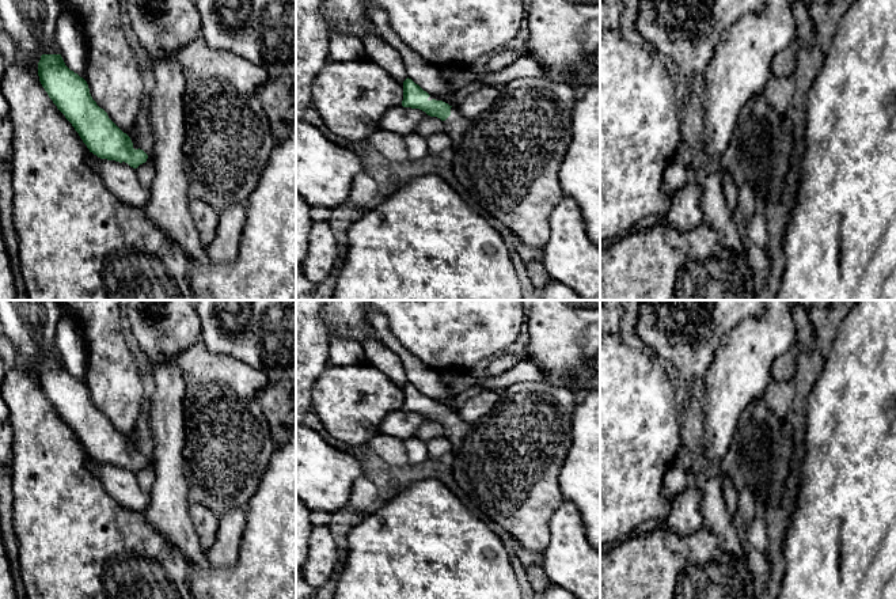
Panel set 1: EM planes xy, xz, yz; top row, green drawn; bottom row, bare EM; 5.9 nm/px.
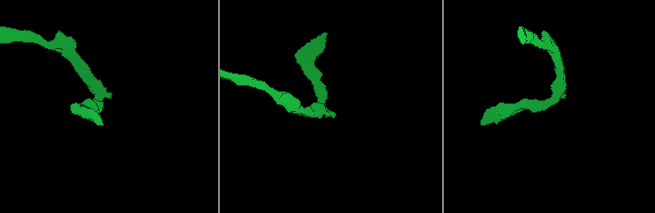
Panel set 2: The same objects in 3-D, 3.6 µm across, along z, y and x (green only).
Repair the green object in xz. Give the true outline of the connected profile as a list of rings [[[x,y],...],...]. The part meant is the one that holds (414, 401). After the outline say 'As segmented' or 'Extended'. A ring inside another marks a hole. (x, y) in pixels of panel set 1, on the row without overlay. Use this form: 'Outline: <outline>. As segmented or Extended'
Outline: [[[540,380],[515,383],[498,395],[497,403],[486,416],[475,424],[467,424],[458,412],[443,405],[429,405],[430,399],[407,382],[403,386],[402,410],[419,413],[444,426],[444,436],[452,444],[451,469],[459,488],[486,516],[502,526],[520,547],[542,556],[550,543],[550,519],[565,501],[558,477],[572,446],[572,416],[578,394]]]. Extended

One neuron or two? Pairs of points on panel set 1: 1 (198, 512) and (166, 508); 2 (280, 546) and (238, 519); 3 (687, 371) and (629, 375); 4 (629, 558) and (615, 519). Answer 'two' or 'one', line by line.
1: two
2: two
3: two
4: two

